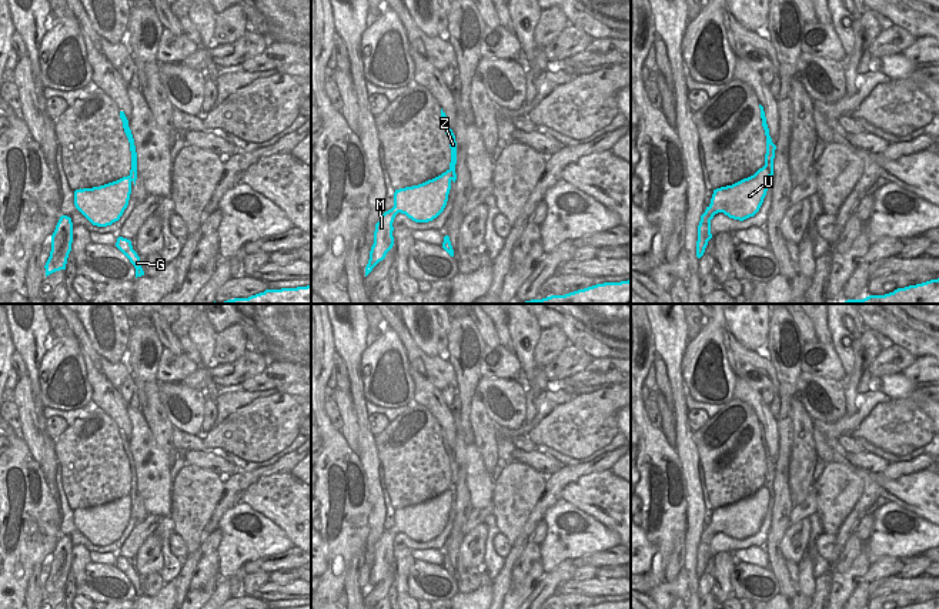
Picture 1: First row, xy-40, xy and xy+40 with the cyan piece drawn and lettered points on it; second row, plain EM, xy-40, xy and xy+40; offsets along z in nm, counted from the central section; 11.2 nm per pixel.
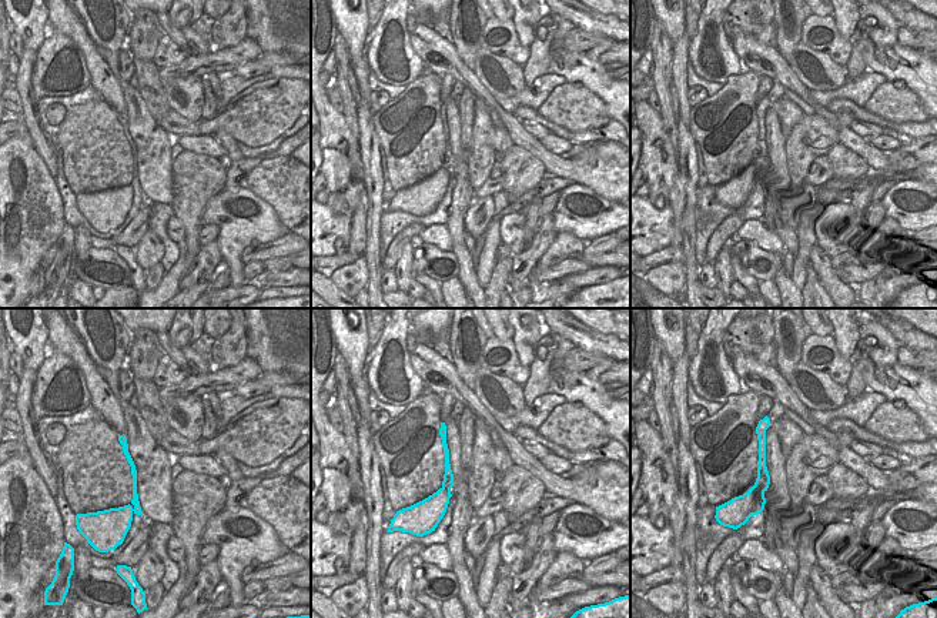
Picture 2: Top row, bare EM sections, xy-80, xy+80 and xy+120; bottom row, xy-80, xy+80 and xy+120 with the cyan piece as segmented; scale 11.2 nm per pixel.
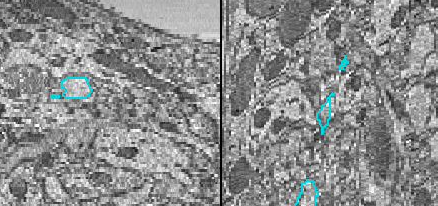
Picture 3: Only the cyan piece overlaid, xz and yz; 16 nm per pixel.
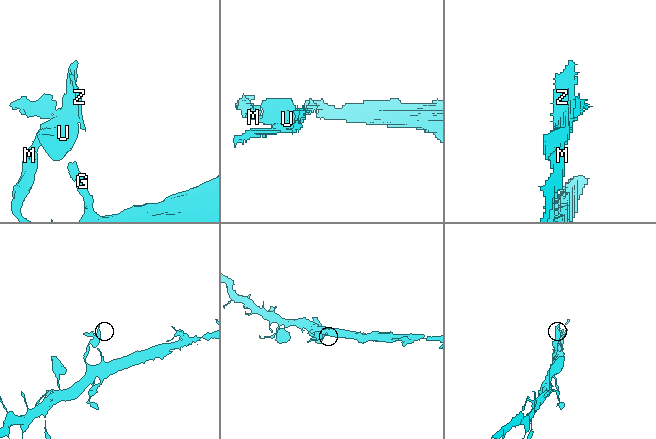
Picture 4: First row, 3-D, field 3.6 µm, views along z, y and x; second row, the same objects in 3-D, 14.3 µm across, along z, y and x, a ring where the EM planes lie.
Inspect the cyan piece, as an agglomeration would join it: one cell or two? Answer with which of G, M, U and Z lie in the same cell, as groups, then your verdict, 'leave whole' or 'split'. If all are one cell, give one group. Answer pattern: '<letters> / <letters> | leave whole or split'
G M / U Z | split

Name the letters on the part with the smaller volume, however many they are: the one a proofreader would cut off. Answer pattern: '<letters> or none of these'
U, Z

